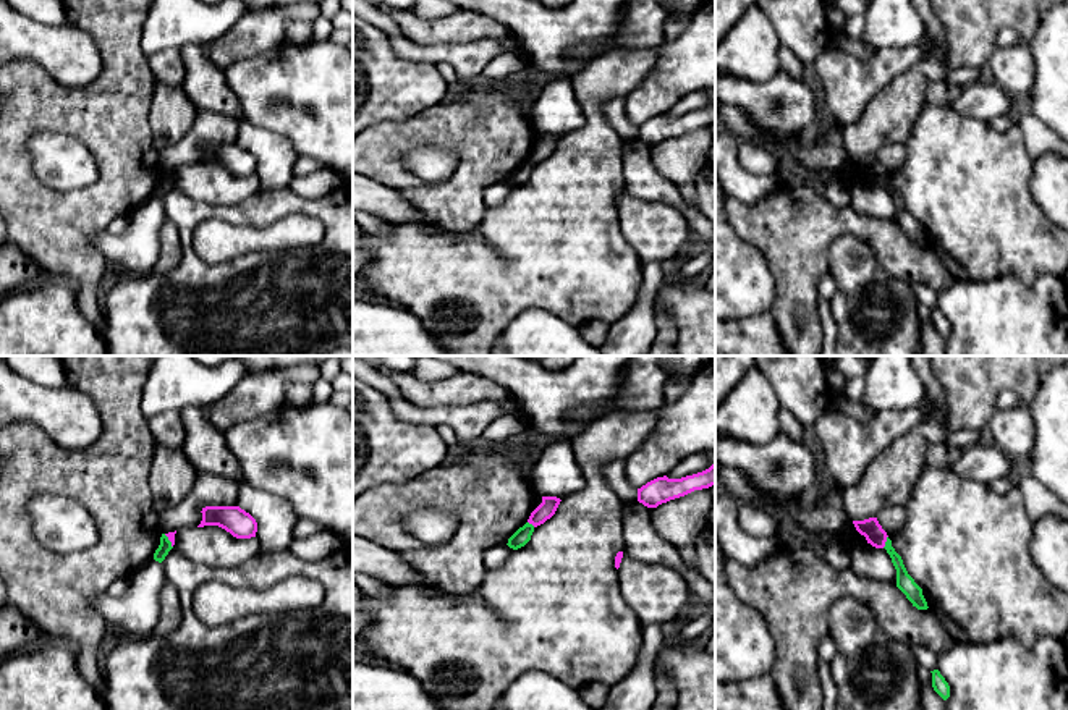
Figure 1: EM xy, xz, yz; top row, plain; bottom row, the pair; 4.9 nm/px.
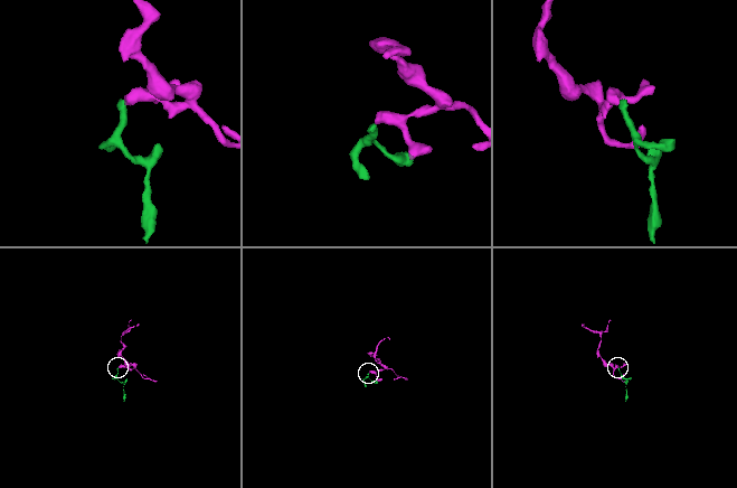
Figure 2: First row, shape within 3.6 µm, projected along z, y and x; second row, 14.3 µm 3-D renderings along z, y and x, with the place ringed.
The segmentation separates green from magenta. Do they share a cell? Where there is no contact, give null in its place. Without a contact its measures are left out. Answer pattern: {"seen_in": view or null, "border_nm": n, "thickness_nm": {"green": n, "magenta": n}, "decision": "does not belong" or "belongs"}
{"seen_in": "yz", "border_nm": 70, "thickness_nm": {"green": 90, "magenta": 100}, "decision": "does not belong"}

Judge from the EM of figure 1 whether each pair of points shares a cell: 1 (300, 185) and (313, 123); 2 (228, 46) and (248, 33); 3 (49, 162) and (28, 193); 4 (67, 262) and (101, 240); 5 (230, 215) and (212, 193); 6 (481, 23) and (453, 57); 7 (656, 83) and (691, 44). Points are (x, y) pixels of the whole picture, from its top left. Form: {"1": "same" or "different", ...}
{"1": "different", "2": "same", "3": "different", "4": "different", "5": "different", "6": "different", "7": "same"}

